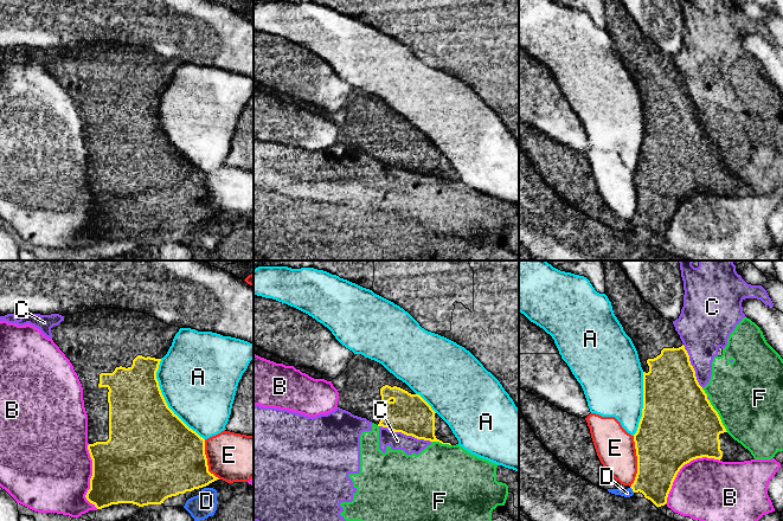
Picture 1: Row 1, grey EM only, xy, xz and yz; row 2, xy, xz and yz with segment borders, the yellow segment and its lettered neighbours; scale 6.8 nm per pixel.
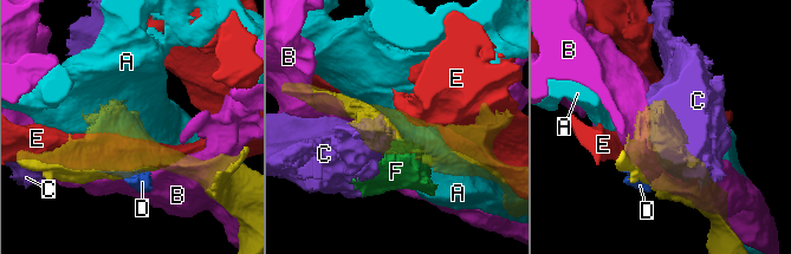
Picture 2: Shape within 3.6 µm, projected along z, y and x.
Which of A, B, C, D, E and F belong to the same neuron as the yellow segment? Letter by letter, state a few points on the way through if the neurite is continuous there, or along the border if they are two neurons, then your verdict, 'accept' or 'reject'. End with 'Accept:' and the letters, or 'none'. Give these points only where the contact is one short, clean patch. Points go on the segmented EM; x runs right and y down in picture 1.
A: reject
B: reject
C: reject
D: border yz (630, 487), (634, 491); reject
E: reject
F: reject
Accept: none

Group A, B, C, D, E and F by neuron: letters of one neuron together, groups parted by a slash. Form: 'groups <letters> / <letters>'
groups A / B / C F / D / E

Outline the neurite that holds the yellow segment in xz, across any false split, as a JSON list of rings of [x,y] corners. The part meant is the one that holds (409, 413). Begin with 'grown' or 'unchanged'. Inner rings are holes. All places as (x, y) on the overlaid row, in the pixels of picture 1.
grown; [[[354,354],[347,368],[335,379],[333,386],[339,392],[338,407],[354,416],[366,418],[378,426],[402,432],[417,439],[439,442],[456,445],[457,438],[449,425],[431,409],[431,406],[416,394],[405,382],[397,379],[381,364]]]

